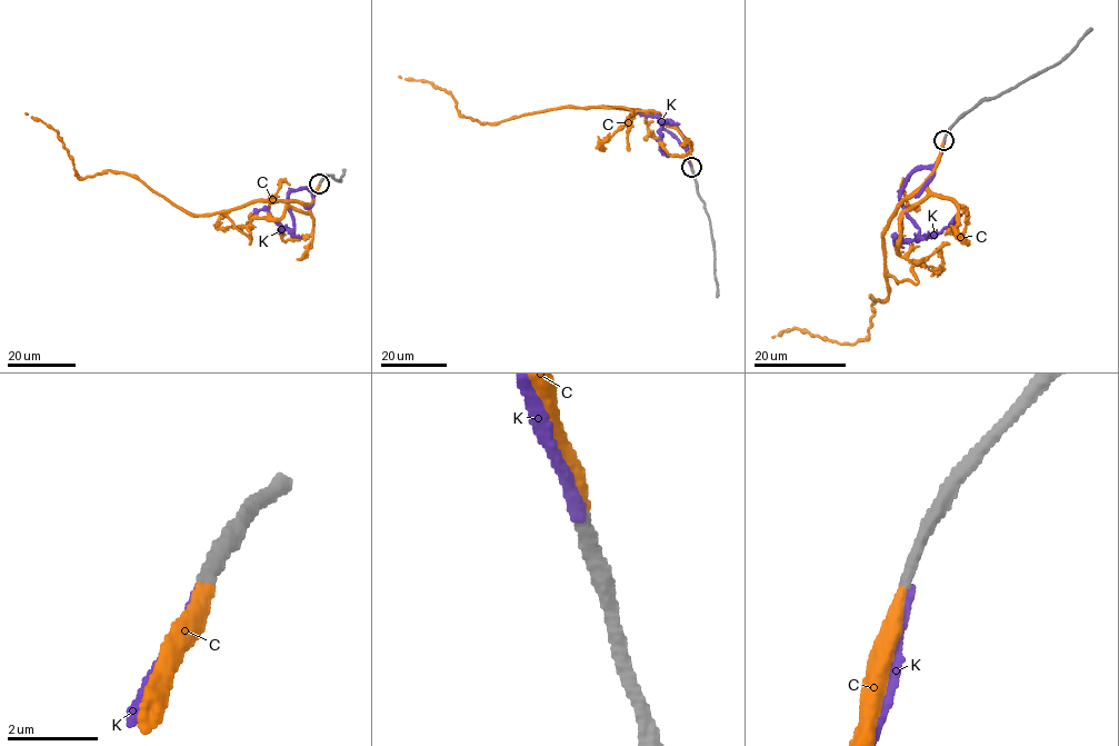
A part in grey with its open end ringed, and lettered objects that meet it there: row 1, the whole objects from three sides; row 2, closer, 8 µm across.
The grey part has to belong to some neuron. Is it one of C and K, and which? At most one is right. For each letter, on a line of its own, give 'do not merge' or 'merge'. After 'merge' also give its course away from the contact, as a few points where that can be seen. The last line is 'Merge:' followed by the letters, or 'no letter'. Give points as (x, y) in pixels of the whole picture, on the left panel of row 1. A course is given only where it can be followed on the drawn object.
C: merge; course (319, 183), (313, 201), (252, 200), (226, 211), (188, 214), (125, 173), (76, 175), (57, 131), (26, 113)
K: do not merge
Merge: C

